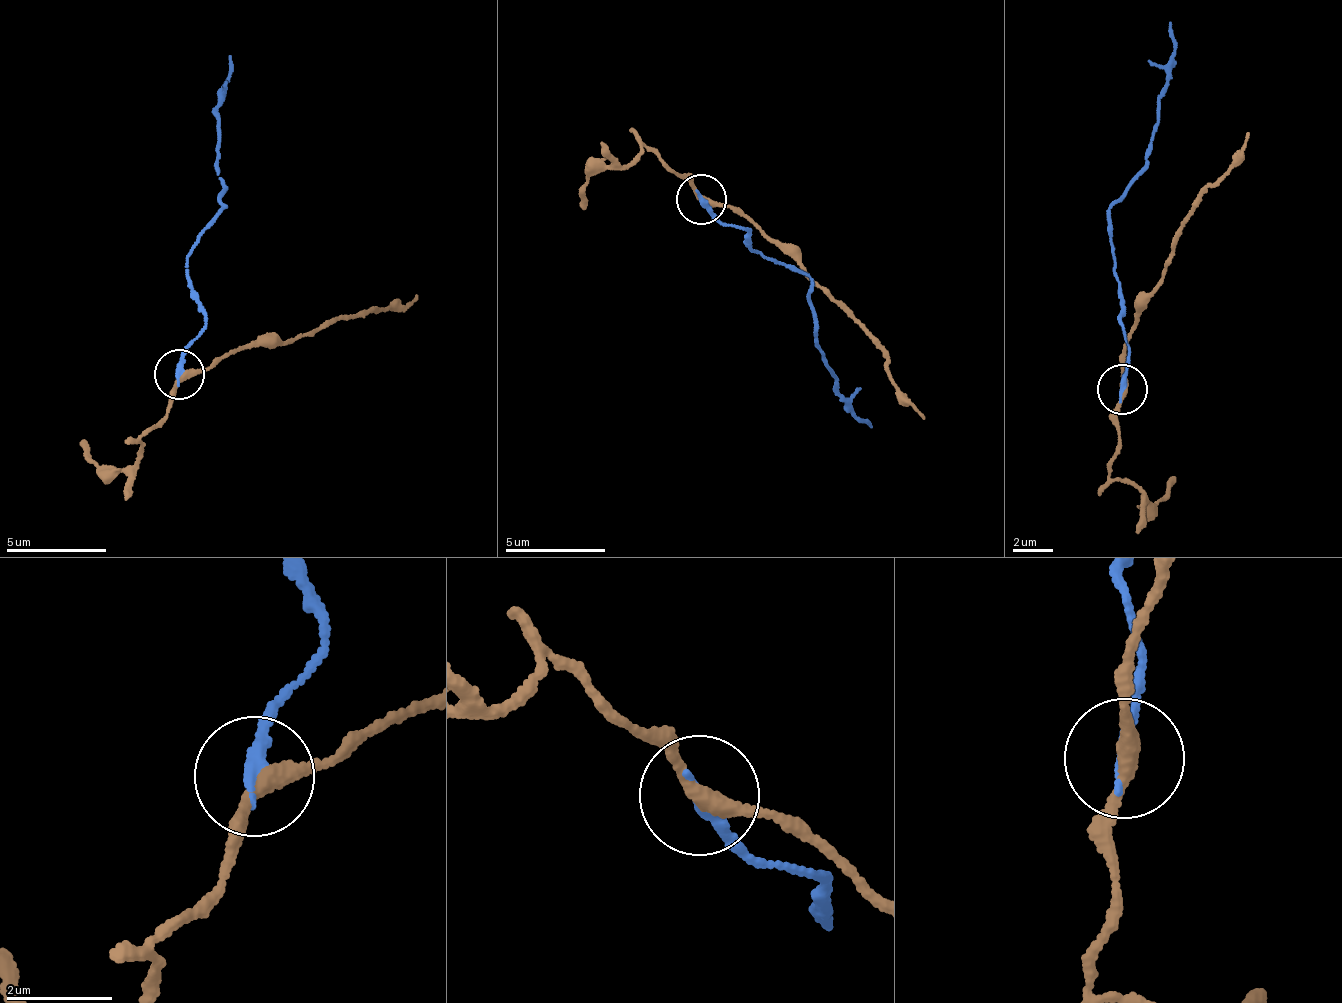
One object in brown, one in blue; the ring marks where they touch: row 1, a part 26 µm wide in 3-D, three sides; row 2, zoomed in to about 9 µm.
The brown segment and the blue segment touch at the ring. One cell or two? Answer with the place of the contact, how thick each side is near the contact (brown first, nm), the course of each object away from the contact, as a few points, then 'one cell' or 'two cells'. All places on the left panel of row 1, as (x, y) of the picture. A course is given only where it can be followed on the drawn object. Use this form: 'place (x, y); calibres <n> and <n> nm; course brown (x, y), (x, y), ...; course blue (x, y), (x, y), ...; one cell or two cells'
place (179, 374); calibres 280 and 300 nm; course brown (180, 373), (353, 314), (391, 310), (417, 293); course blue (180, 373), (206, 318), (188, 251), (225, 205), (221, 186), (221, 85), (230, 53); two cells

